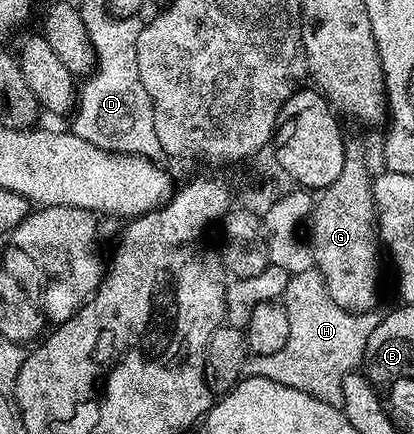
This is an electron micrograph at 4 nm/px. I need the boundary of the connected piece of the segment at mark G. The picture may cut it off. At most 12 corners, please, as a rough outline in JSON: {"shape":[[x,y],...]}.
{"shape":[[365,144],[313,203],[314,265],[345,310],[378,302],[383,253]]}

